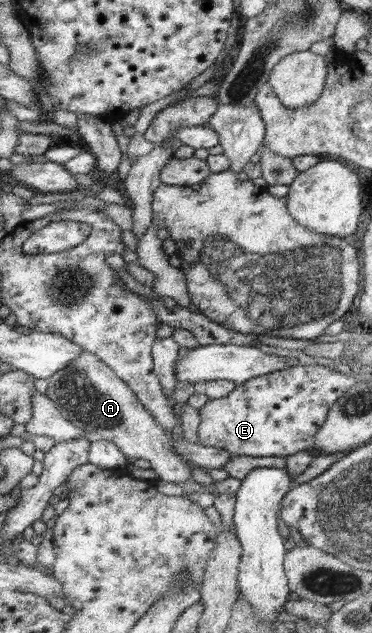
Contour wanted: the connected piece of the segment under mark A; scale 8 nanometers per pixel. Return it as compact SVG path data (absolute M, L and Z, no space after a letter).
M82 352L73 359L67 368L54 373L49 377L45 395L56 404L62 417L71 421L76 427L88 431L92 436L111 441L127 458L146 459L151 463L151 469L155 471L156 481L168 481L168 483L186 483L192 478L191 466L181 455L178 455L172 447L172 436L146 411L146 408L136 398L122 378L115 374L102 360L93 353Z

